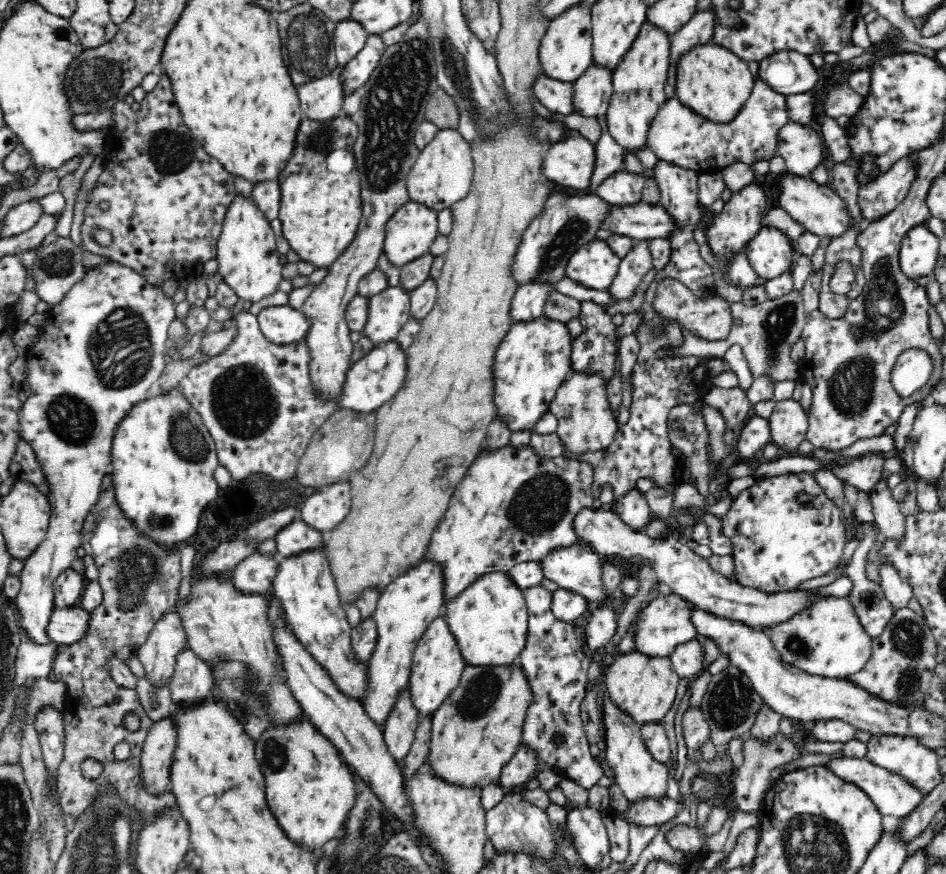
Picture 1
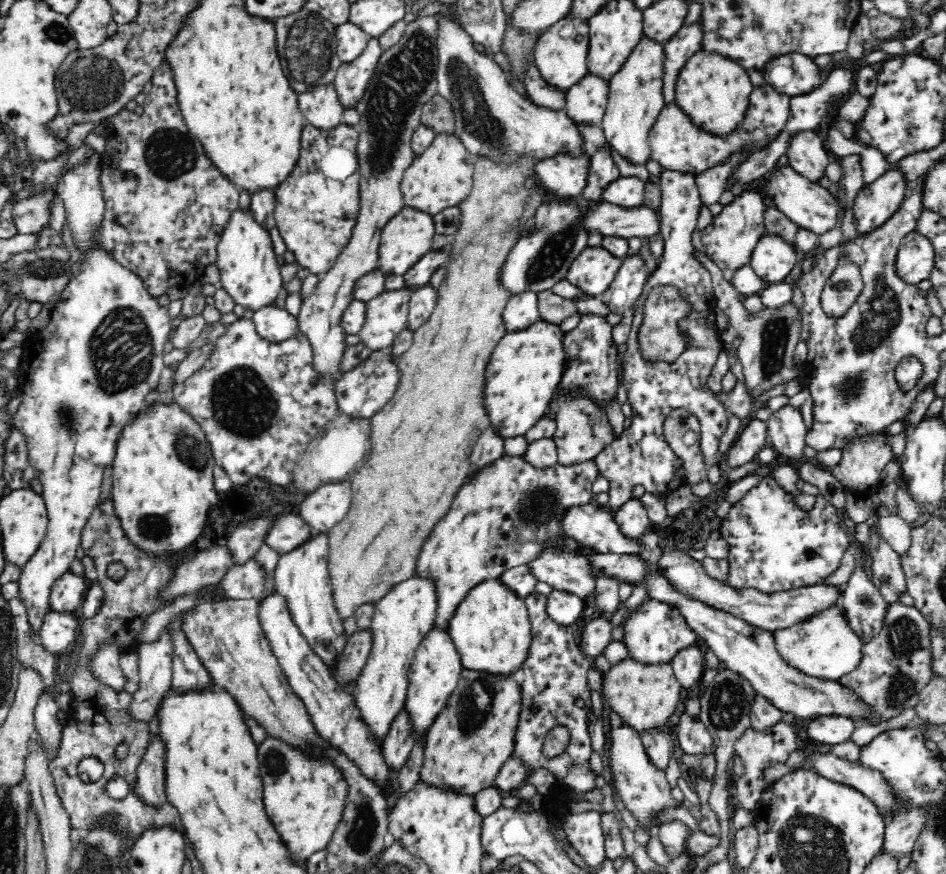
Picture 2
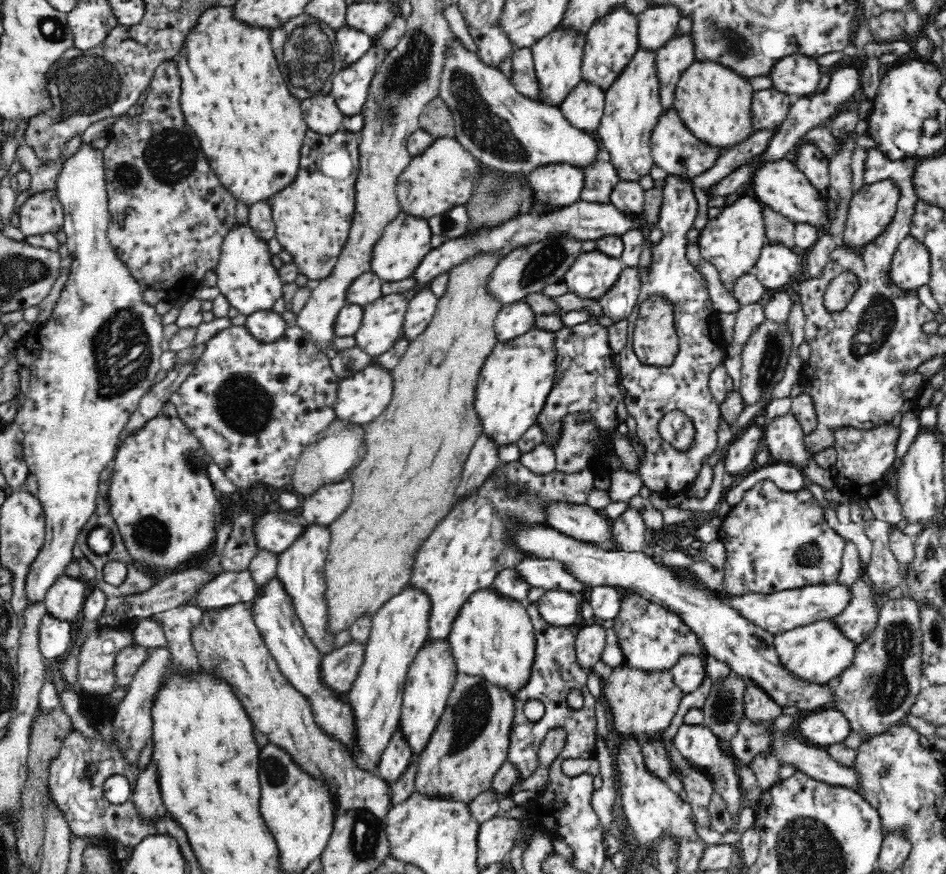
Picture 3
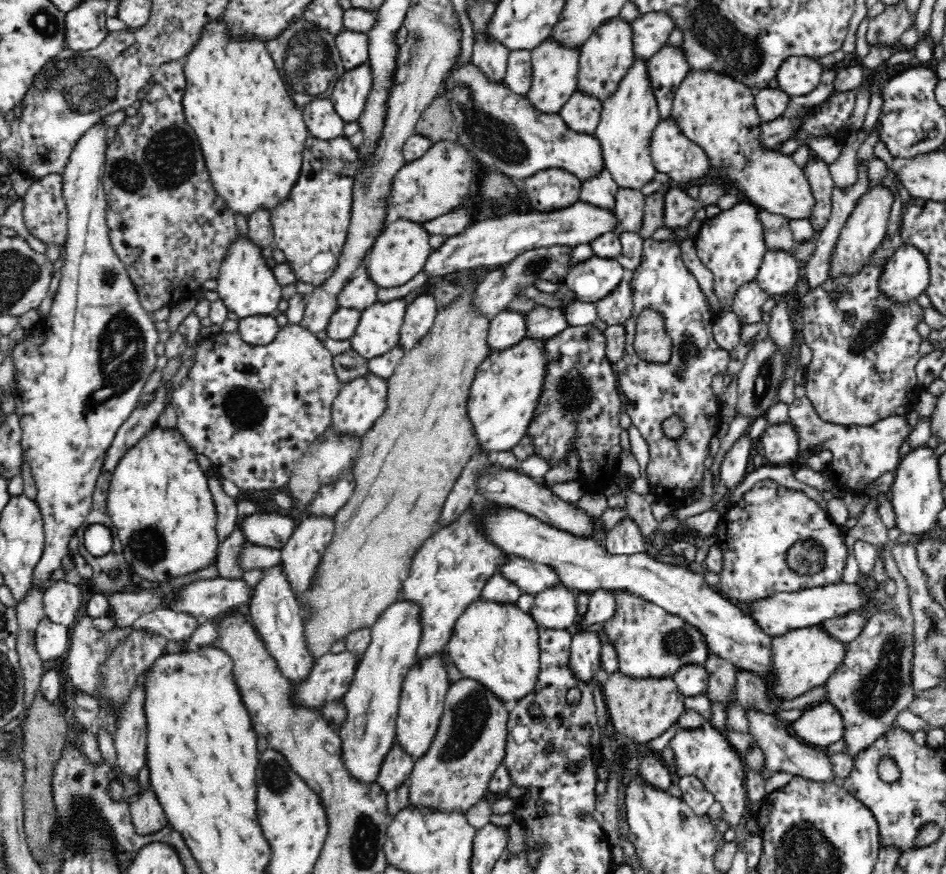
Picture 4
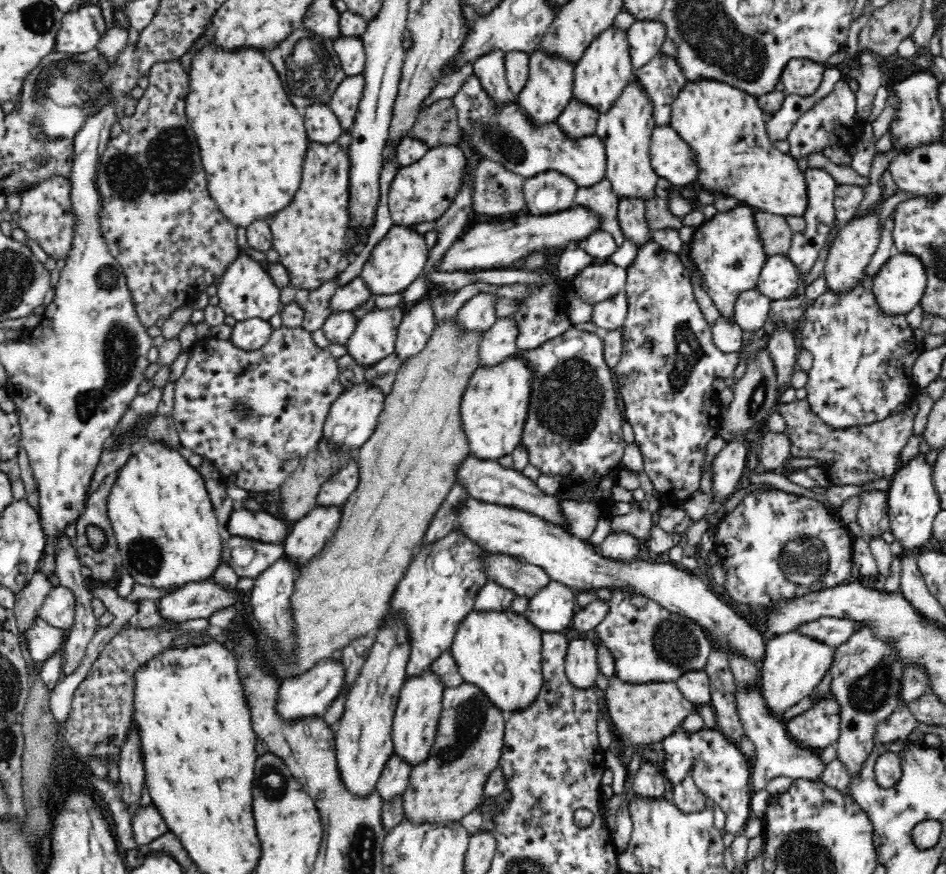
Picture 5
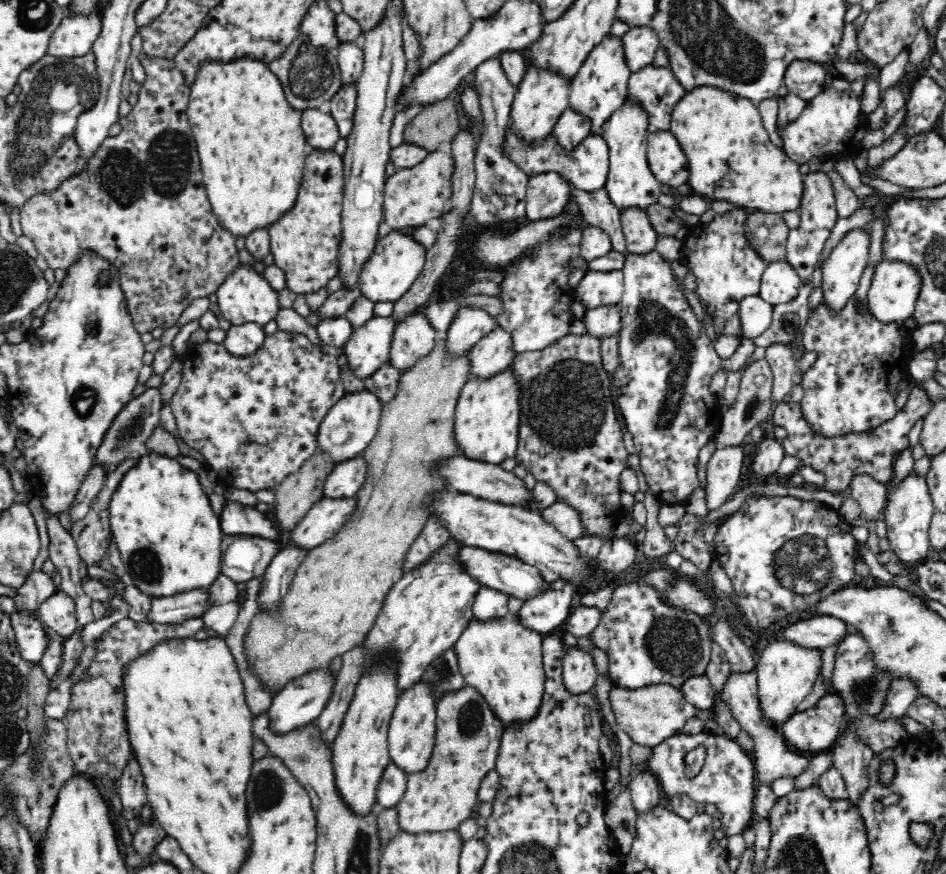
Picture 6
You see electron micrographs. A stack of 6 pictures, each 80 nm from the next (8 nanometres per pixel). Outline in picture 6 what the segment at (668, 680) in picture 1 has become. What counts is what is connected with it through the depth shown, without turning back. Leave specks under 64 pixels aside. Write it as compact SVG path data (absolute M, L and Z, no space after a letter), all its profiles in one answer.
M613 684L610 690L610 704L618 728L630 736L632 742L655 747L674 733L680 733L688 718L697 716L697 709L690 704L676 686L654 684L630 689Z

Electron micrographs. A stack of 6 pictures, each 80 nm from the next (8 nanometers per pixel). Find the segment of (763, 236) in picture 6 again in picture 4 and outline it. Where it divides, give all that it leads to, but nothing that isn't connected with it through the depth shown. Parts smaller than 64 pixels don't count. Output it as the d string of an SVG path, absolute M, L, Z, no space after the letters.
M761 210L760 220L765 231L765 242L768 250L791 251L795 241L790 226L790 219L780 214Z

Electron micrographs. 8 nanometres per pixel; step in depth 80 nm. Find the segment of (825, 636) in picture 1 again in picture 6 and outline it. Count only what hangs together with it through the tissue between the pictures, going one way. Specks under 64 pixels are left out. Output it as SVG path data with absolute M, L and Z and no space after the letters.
M794 639L776 640L768 645L754 670L757 675L760 704L763 706L767 720L780 726L794 714L796 705L810 695L814 686L821 678L822 670L821 648L807 648L796 643Z

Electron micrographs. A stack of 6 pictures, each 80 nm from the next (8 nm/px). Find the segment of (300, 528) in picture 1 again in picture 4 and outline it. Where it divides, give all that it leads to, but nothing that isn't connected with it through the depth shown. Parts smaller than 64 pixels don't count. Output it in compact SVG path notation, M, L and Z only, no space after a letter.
M276 510L269 513L254 513L240 524L244 529L246 538L264 548L282 550L296 530L296 520Z

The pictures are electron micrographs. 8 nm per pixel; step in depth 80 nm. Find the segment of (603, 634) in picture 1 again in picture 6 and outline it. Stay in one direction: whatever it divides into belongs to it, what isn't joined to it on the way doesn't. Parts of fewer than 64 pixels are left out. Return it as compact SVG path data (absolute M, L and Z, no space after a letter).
M577 643L568 645L563 659L563 682L567 690L573 694L588 692L590 688L595 688L598 675L591 652Z

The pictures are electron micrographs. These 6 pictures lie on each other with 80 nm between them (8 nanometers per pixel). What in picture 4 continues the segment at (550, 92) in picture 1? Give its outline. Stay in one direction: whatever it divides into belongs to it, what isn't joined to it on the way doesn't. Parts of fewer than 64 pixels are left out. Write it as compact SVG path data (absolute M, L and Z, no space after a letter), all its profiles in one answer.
M511 50L504 80L518 94L526 95L532 90L531 50Z

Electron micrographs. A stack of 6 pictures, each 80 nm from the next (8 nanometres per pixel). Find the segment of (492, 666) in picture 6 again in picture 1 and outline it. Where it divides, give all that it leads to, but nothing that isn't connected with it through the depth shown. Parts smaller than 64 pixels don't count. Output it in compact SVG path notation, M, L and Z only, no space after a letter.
M490 571L478 575L460 594L445 599L442 612L447 618L450 630L453 631L462 655L470 666L510 666L517 662L520 651L526 644L526 631L528 622L527 604L523 597L523 590L514 581L507 571Z

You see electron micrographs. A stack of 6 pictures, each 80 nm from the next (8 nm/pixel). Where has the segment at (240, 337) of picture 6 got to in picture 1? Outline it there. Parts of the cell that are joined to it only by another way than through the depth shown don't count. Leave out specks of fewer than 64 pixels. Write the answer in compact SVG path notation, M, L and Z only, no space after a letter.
M290 306L263 309L257 319L265 337L277 345L297 345L306 342L313 322L304 311Z

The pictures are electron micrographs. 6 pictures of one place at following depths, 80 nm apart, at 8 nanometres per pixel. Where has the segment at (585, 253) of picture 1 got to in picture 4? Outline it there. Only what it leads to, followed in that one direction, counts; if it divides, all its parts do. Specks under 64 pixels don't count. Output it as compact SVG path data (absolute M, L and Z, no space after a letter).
M592 255L575 262L563 281L579 301L595 303L610 294L626 275L627 271L618 259Z

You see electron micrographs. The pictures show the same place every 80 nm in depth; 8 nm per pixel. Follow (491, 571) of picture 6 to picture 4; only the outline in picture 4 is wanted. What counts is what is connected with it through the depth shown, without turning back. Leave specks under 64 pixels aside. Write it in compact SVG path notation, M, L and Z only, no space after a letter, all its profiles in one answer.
M524 557L510 558L502 566L500 573L504 573L514 583L518 583L522 591L529 594L536 595L552 586L562 585L562 579L552 565L532 562Z

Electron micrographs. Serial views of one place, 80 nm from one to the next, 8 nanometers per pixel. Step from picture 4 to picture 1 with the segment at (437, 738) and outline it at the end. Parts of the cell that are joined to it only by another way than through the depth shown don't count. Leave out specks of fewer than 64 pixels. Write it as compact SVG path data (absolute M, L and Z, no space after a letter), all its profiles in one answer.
M519 661L510 666L467 665L460 683L433 712L428 757L434 773L462 786L492 784L521 747L522 733L534 692Z

